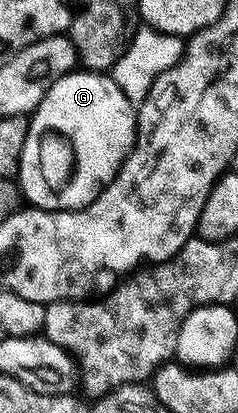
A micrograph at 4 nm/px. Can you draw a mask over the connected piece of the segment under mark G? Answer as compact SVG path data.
M76 70L70 72L68 76L63 76L45 94L45 98L35 107L35 111L30 113L29 123L27 125L27 137L25 146L21 150L19 159L19 171L17 173L17 183L22 196L30 207L43 208L46 212L77 212L80 208L89 206L113 182L113 178L119 173L119 168L125 162L125 158L131 152L131 147L135 145L135 117L136 109L131 100L125 98L125 94L117 86L117 82L112 80L110 75L101 72L92 72L90 70Z

